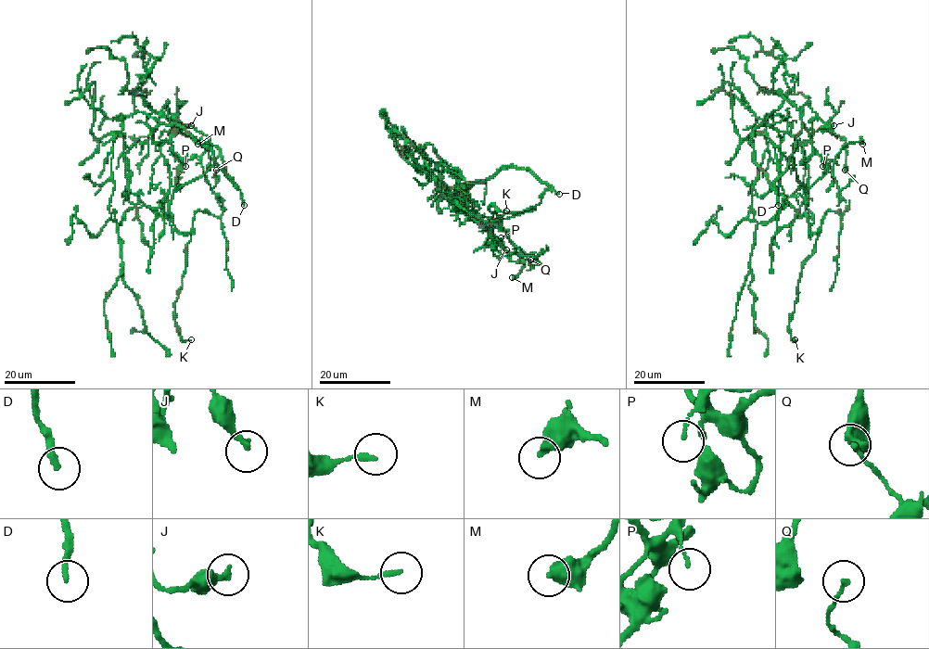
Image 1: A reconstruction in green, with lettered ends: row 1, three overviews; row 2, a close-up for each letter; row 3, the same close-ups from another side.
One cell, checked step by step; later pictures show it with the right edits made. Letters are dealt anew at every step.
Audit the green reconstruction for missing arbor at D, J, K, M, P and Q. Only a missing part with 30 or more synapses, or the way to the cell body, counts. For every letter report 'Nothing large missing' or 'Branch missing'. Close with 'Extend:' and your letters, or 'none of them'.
D: Branch missing
J: Nothing large missing
K: Nothing large missing
M: Nothing large missing
P: Nothing large missing
Q: Nothing large missing
Extend: D

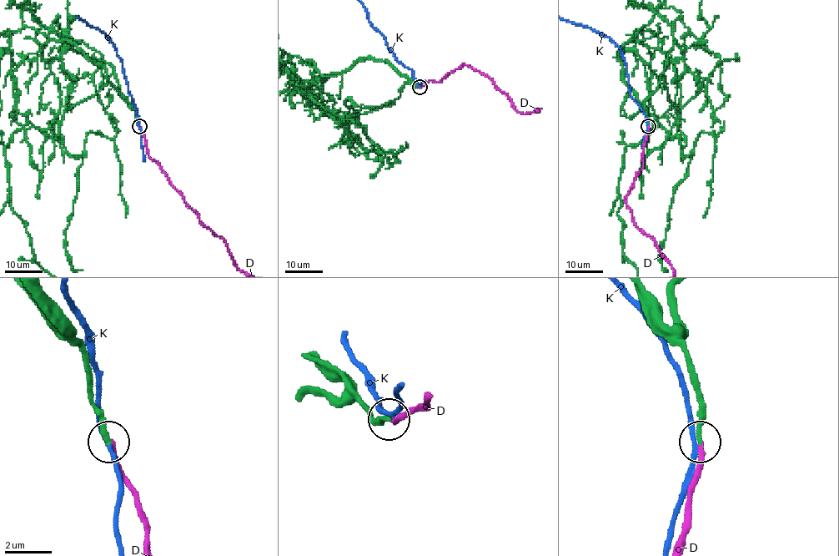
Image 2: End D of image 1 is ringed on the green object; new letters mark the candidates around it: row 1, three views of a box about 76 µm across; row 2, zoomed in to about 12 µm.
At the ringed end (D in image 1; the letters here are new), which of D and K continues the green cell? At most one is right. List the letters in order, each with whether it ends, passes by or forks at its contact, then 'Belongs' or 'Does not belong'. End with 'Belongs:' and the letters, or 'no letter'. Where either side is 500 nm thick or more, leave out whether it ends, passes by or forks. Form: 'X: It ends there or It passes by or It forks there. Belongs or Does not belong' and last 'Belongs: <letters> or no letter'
D: It ends there. Belongs
K: It passes by. Does not belong
Belongs: D

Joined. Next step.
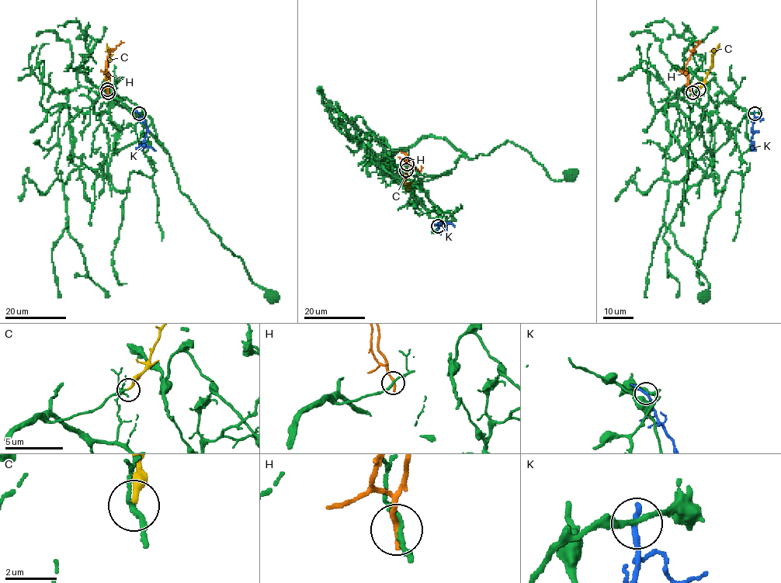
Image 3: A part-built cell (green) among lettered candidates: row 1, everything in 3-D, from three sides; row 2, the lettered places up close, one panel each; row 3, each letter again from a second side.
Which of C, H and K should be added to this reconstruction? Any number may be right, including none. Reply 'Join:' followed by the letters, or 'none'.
Join: C

